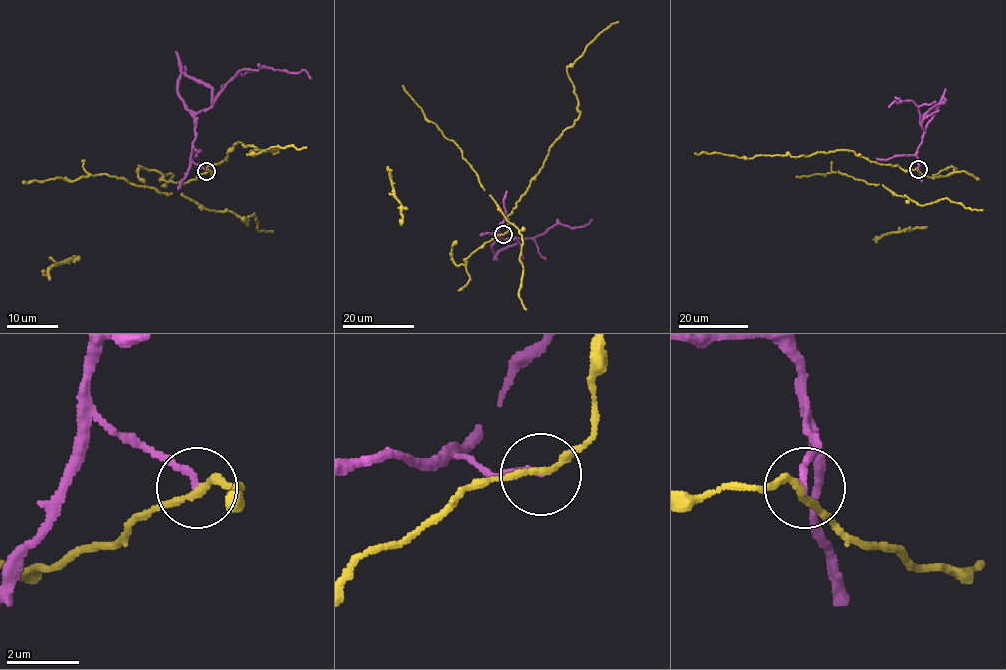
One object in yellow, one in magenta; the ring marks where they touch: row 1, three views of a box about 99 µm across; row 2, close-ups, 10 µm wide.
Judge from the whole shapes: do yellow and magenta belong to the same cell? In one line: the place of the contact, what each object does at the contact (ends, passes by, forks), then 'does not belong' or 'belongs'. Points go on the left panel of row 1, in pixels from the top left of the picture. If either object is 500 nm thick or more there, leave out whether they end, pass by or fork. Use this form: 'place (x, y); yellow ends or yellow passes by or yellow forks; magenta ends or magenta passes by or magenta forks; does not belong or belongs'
place (206, 171); yellow passes by; magenta ends; does not belong

